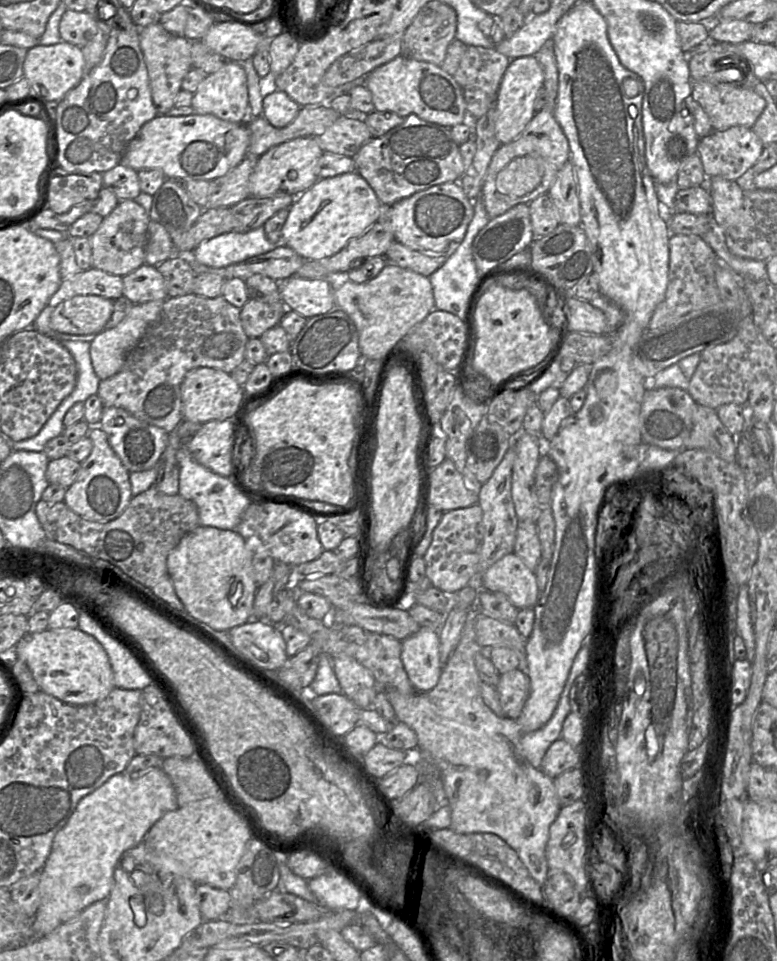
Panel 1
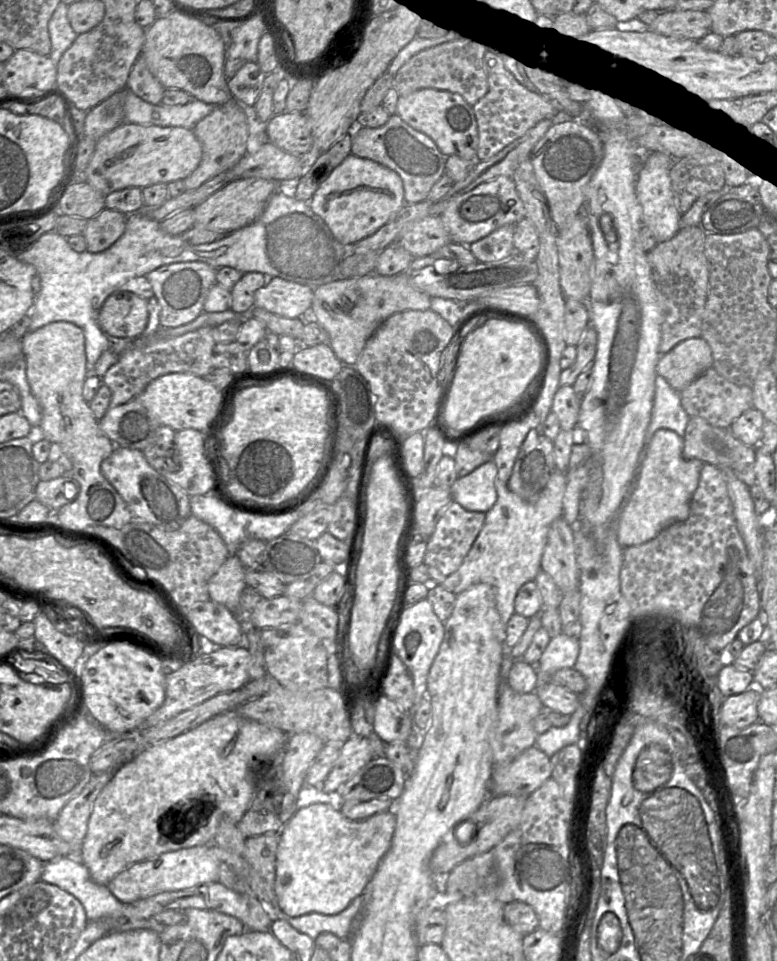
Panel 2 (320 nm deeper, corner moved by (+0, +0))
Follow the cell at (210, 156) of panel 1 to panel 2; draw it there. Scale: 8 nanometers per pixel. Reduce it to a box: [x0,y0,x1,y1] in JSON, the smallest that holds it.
[84,122,202,195]

